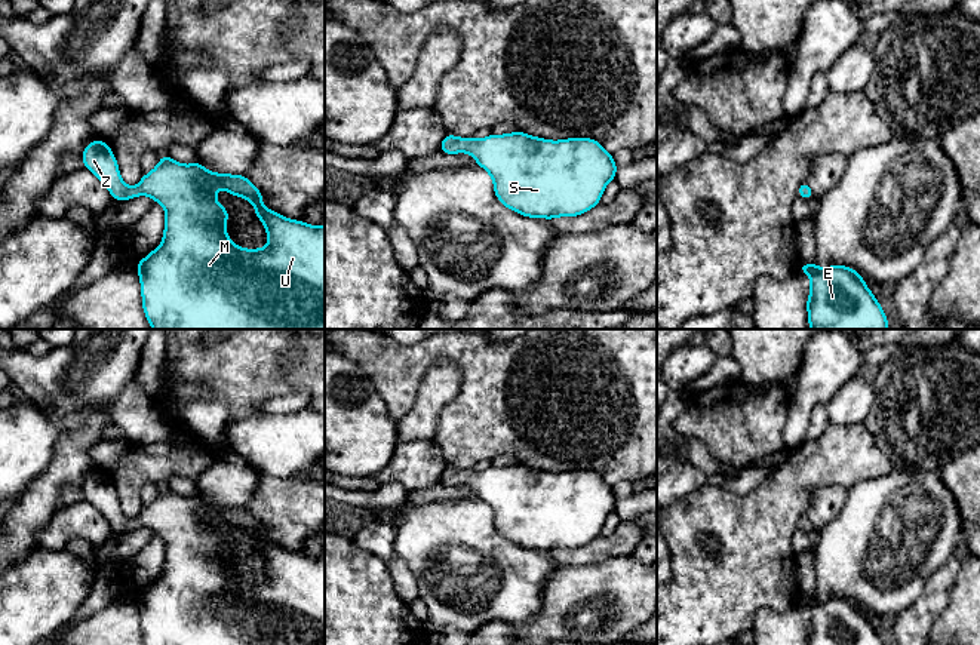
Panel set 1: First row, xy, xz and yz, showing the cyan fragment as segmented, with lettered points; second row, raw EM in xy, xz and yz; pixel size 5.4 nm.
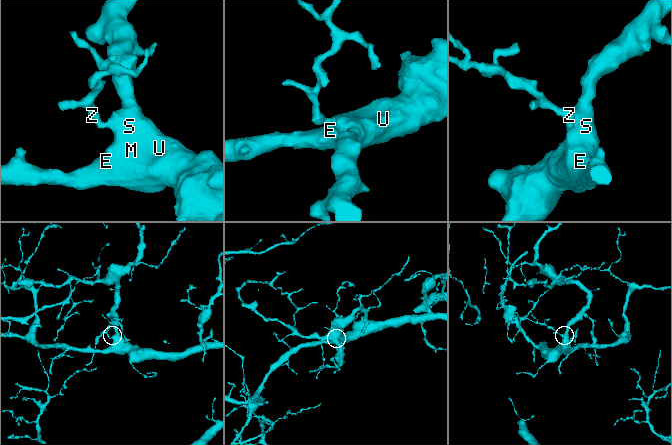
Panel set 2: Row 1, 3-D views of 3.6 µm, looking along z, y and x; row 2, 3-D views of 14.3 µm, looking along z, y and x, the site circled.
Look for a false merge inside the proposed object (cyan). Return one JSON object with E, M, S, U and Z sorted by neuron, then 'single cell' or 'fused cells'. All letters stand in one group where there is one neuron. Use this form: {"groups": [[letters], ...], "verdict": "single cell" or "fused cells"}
{"groups": [["E", "M", "S", "U", "Z"]], "verdict": "single cell"}

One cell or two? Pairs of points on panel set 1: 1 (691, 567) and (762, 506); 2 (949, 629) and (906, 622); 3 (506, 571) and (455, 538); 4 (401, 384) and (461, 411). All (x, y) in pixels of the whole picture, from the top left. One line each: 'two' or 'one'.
1: one
2: two
3: one
4: one

